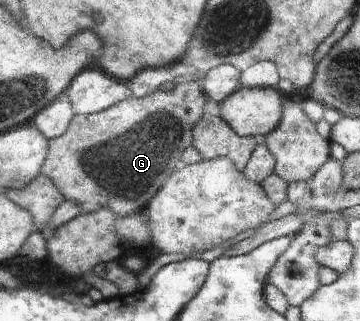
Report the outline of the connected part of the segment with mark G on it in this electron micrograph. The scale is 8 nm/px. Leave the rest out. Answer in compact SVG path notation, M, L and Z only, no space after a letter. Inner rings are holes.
M200 78L178 84L172 92L159 90L144 98L129 98L98 114L76 114L66 132L61 137L51 139L51 153L44 165L43 175L53 180L65 201L79 206L80 213L107 208L124 216L146 210L156 193L171 178L170 175L186 166L182 155L194 145L194 130L203 118L206 101L203 79Z

